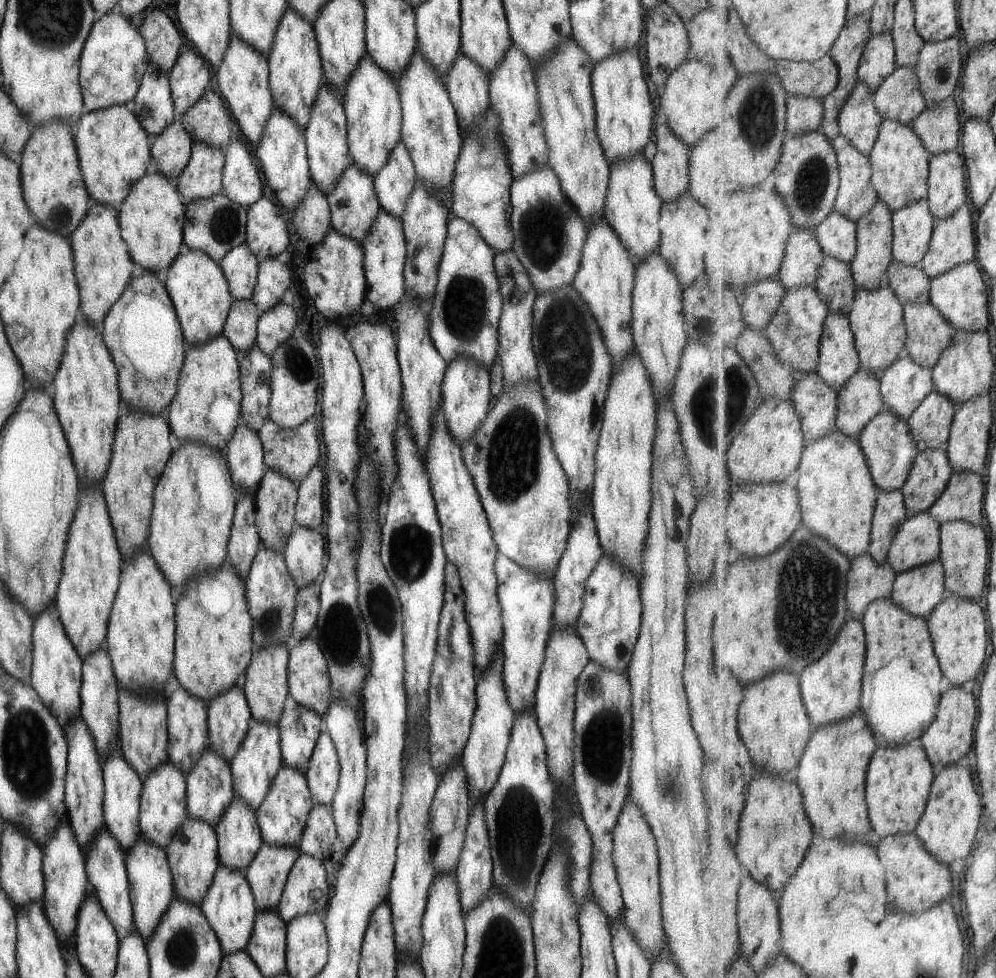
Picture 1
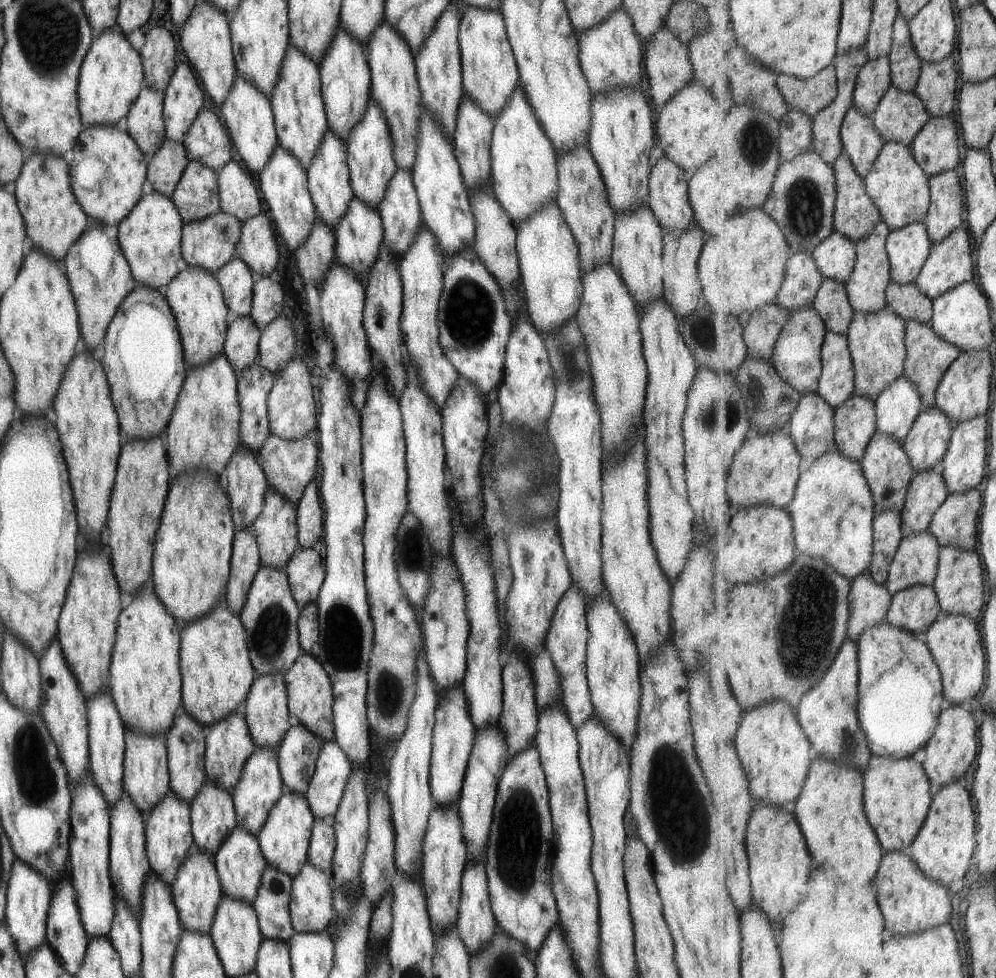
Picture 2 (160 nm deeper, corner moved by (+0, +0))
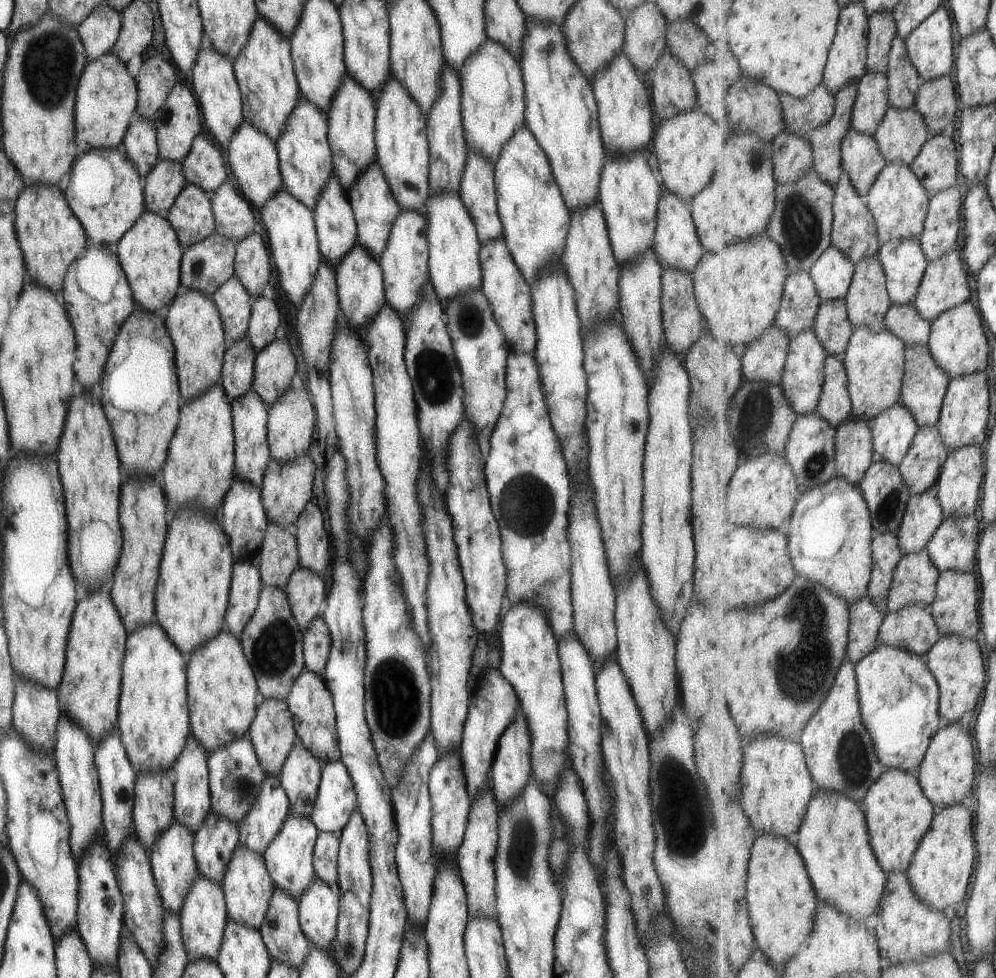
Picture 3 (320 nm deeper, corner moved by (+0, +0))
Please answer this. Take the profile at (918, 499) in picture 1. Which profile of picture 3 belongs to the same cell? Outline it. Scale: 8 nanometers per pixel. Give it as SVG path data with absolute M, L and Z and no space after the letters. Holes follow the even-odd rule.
M937 484L922 495L911 496L901 529L897 532L905 555L914 555L925 549L943 524L944 514L938 490Z

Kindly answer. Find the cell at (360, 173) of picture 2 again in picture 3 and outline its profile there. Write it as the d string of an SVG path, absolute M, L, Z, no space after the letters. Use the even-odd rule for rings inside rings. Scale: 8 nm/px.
M373 161L359 176L354 185L347 191L350 207L356 222L356 244L363 247L376 261L382 256L383 249L392 225L397 218L399 208L387 181L379 168L378 161Z

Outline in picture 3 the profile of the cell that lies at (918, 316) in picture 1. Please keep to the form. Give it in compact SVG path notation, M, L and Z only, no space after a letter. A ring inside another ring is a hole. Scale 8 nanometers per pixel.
M909 345L906 349L906 376L902 384L902 404L911 411L920 426L935 428L940 422L944 399L946 398L950 377L932 357L929 345Z

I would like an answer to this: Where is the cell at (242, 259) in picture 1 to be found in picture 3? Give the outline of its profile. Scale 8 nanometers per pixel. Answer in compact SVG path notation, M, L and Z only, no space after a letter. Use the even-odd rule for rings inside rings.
M233 274L210 294L210 299L217 307L227 342L239 340L248 327L251 296Z

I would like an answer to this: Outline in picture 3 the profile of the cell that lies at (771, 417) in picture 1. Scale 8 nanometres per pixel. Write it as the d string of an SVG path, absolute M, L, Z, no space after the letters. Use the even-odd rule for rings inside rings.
M766 451L759 458L743 460L735 471L728 494L730 521L736 527L779 530L794 516L795 507L801 497L797 475L786 461L786 455Z

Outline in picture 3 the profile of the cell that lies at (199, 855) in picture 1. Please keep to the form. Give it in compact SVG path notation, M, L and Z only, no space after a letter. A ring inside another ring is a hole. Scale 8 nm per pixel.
M197 874L193 878L193 884L187 890L181 910L178 912L181 940L188 959L211 958L211 960L215 960L215 956L219 952L223 928L225 928L226 914L226 904L220 884Z

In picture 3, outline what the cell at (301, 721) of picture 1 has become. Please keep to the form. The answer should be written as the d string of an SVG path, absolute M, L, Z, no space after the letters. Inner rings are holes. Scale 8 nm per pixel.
M307 749L289 751L277 774L289 803L289 812L309 816L320 781L321 762Z

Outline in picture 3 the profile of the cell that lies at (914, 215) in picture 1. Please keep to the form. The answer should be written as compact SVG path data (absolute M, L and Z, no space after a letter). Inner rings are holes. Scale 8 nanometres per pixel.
M895 239L882 245L878 252L887 279L892 304L913 305L929 268L929 259L920 239Z

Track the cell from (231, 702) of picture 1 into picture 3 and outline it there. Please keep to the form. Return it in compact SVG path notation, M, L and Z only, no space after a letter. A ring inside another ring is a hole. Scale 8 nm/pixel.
M247 735L211 751L207 756L206 767L208 770L210 810L238 826L241 818L253 806L255 796L258 795L262 780L266 774L260 767L253 745Z

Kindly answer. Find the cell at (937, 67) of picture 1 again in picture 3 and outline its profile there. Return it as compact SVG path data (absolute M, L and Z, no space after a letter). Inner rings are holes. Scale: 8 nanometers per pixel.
M941 77L934 81L924 82L919 89L915 109L927 123L931 136L941 135L941 132L957 118L960 98L951 77Z

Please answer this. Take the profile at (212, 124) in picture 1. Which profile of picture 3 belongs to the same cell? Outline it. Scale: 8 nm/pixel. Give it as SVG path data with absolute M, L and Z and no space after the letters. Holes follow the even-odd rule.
M205 131L194 138L187 156L181 161L186 182L198 186L208 195L213 194L214 190L226 179L227 174L224 169L226 165L225 151Z

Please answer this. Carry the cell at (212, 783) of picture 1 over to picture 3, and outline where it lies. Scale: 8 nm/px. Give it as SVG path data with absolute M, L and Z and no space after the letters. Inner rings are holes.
M207 812L192 844L198 874L220 884L225 864L237 846L238 826L215 812Z

